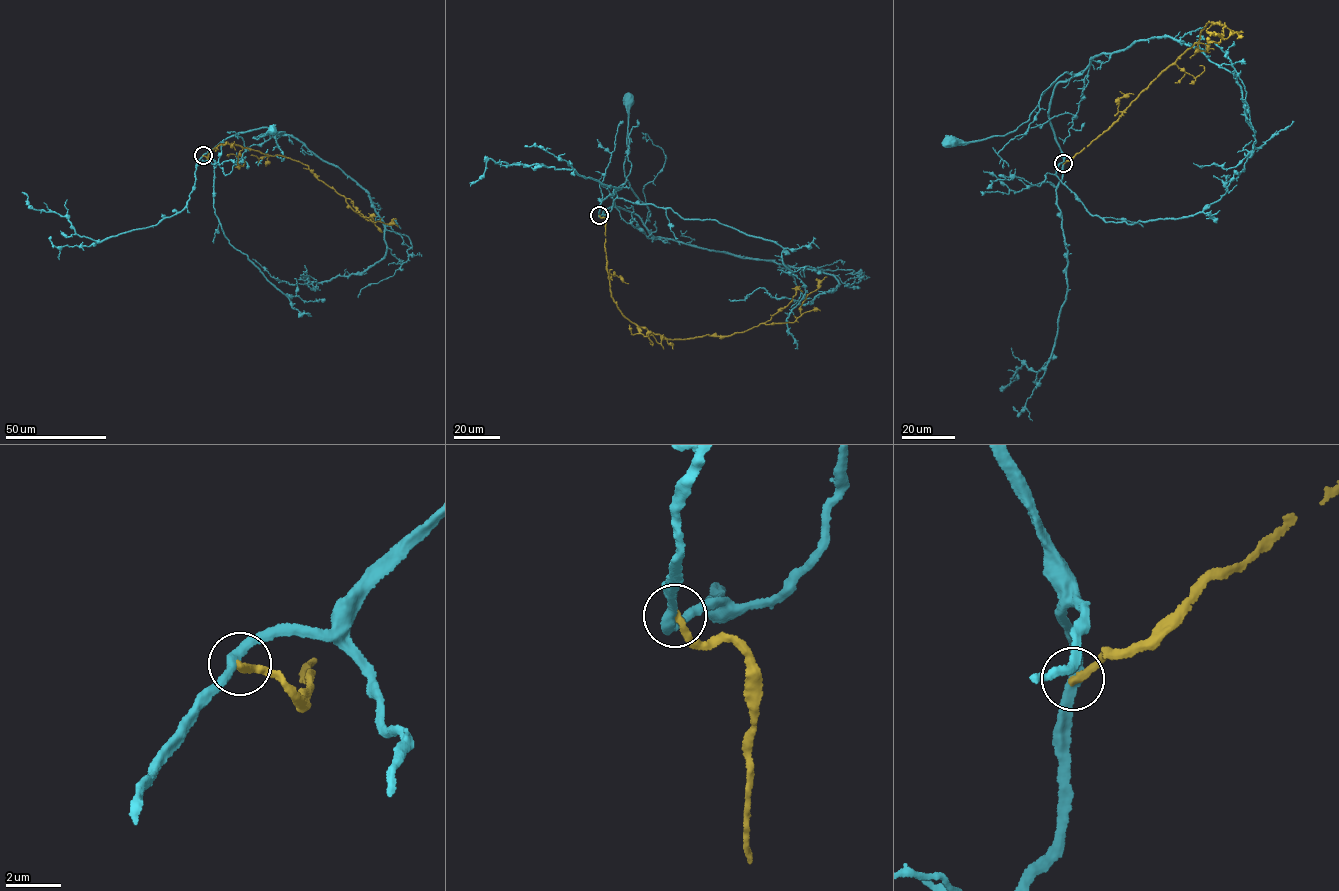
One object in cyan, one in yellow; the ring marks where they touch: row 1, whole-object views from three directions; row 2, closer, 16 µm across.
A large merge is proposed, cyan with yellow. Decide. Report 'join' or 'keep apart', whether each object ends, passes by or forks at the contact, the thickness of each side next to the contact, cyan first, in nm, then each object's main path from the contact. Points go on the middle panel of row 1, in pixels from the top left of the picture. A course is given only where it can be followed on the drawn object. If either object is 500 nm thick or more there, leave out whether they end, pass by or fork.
keep apart | cyan passes by | yellow ends | 340/280 nm | cyan via (599, 216), (613, 206), (637, 214), (644, 224), (650, 214), (626, 178), (624, 166), (629, 99) | yellow via (599, 215), (605, 220), (612, 297), (631, 321), (671, 340), (729, 336), (761, 323), (793, 323), (820, 281)

